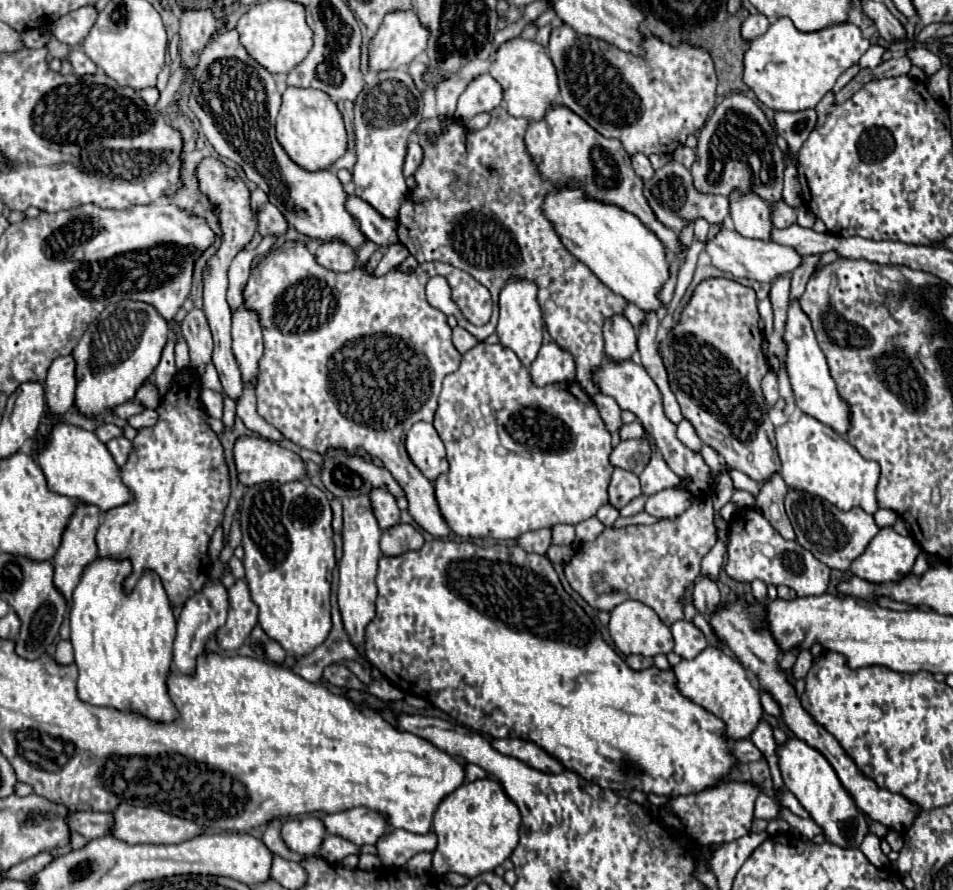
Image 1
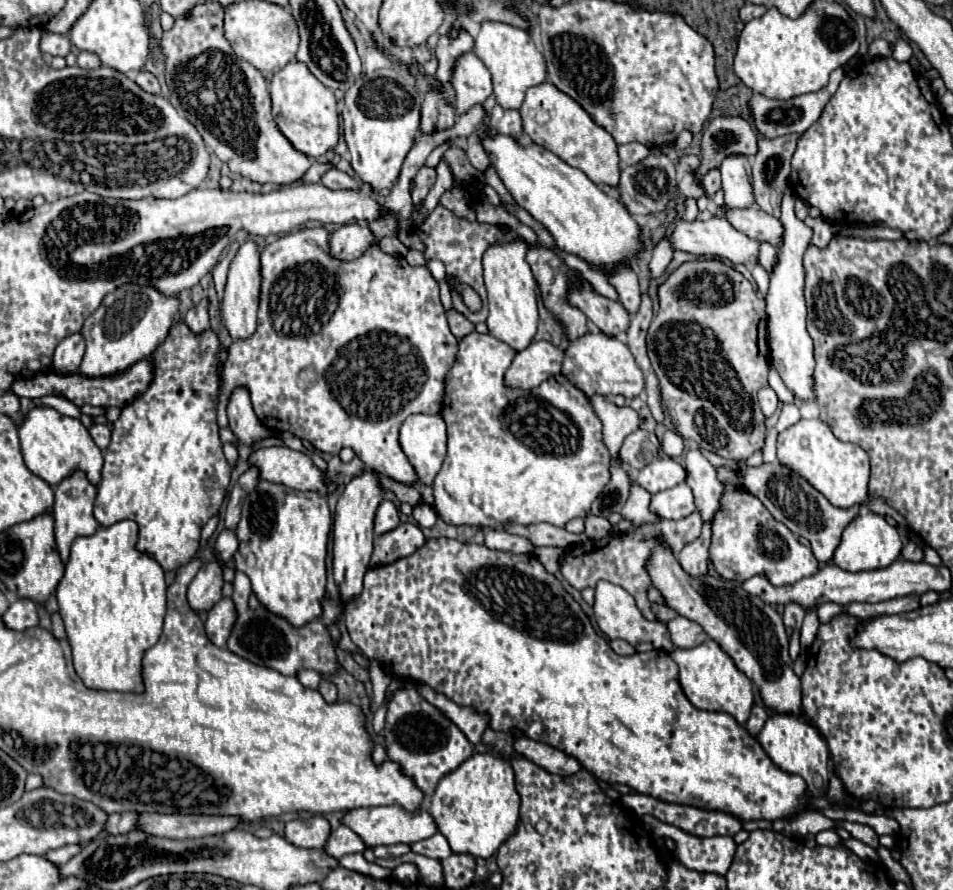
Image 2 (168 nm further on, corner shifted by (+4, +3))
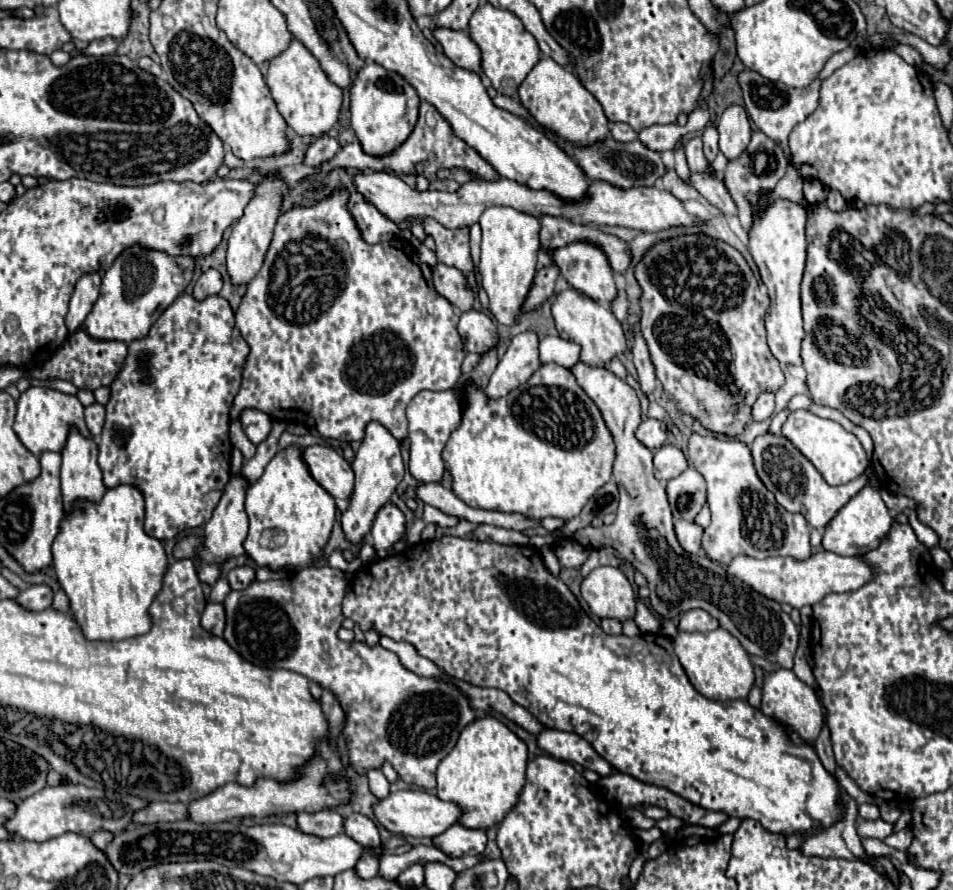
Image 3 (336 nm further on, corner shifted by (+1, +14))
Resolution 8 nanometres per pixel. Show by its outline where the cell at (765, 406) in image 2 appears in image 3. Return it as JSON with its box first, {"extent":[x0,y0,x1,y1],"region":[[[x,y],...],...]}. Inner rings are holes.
{"extent":[753,392,775,420],"region":[[[763,392],[757,402],[753,404],[753,420],[765,420],[771,418],[775,410],[775,394],[773,392]]]}

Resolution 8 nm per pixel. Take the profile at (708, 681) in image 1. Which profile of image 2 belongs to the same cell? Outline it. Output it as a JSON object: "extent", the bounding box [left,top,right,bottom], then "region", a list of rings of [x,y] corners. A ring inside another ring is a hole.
{"extent":[672,639,754,725],"region":[[[708,639],[692,649],[676,649],[672,653],[672,659],[678,663],[684,695],[694,707],[704,711],[724,711],[732,715],[740,725],[746,723],[754,703],[752,681],[734,665],[732,657],[716,641]]]}

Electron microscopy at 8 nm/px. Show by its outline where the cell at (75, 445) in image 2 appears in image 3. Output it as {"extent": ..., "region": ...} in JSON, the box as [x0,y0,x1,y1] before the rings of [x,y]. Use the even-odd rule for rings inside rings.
{"extent":[13,386,89,456],"region":[[[31,386],[17,400],[17,416],[15,416],[13,430],[19,436],[19,440],[23,442],[23,446],[35,456],[41,456],[43,452],[61,452],[63,444],[67,442],[69,430],[73,426],[79,428],[79,432],[83,432],[83,436],[89,436],[87,424],[83,420],[83,404],[75,396],[69,396],[69,394],[63,394],[57,390],[49,390],[43,386]]]}

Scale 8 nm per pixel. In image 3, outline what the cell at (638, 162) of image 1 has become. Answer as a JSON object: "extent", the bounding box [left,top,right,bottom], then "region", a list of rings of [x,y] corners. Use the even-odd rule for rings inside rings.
{"extent":[611,122,639,144],"region":[[[621,122],[611,124],[611,136],[613,136],[617,142],[623,142],[623,144],[627,144],[627,142],[635,142],[635,140],[639,138],[637,132],[635,132],[629,124],[621,124]]]}

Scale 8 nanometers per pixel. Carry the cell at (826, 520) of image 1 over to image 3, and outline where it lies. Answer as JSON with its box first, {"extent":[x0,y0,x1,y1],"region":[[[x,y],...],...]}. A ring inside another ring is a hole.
{"extent":[751,434,867,530],"region":[[[775,434],[759,436],[751,444],[751,454],[753,454],[753,460],[755,460],[757,476],[767,486],[767,490],[775,494],[777,502],[787,512],[803,514],[805,520],[817,530],[823,530],[835,518],[839,508],[843,508],[843,504],[847,504],[867,484],[867,476],[863,474],[849,484],[829,486],[823,480],[823,476],[817,472],[817,468],[783,436],[775,436]]]}

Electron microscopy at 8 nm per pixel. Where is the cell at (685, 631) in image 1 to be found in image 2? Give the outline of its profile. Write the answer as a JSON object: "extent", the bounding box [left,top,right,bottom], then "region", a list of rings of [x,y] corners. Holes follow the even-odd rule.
{"extent":[668,617,708,649],"region":[[[676,617],[668,623],[668,631],[672,635],[672,643],[680,649],[688,649],[688,647],[696,647],[700,643],[704,643],[708,639],[708,635],[704,633],[704,629],[686,619],[686,617]]]}

